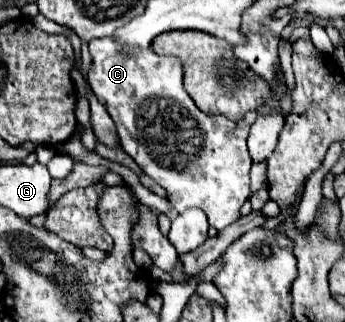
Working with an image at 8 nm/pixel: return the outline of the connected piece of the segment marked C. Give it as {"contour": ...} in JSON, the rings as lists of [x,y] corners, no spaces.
{"contour":[[[103,38],[103,40],[93,40],[89,44],[89,54],[93,58],[91,62],[91,70],[87,74],[87,80],[89,80],[89,86],[91,90],[95,92],[95,96],[99,98],[99,102],[105,106],[105,110],[109,112],[109,116],[113,118],[115,126],[117,126],[117,132],[119,132],[119,140],[121,140],[121,148],[139,164],[139,168],[149,176],[153,178],[157,184],[161,184],[165,190],[167,190],[167,200],[173,204],[173,208],[177,212],[185,212],[187,208],[201,208],[207,218],[209,218],[209,224],[215,226],[217,230],[223,230],[225,226],[233,224],[235,220],[239,220],[239,208],[243,206],[243,202],[247,200],[249,196],[249,168],[251,168],[251,156],[247,152],[247,134],[249,134],[249,124],[241,118],[239,122],[235,120],[229,120],[225,116],[207,116],[203,114],[195,102],[191,100],[191,96],[185,92],[185,86],[183,86],[183,68],[181,68],[181,60],[179,58],[173,58],[173,56],[159,56],[155,54],[151,48],[123,48],[119,46],[113,38]]]}

